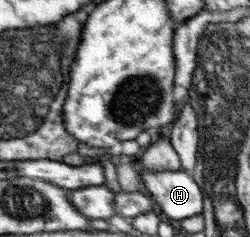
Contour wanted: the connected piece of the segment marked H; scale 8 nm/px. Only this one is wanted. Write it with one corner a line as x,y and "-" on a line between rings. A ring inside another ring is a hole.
140,169
148,197
159,205
168,218
180,219
202,211
201,186
184,170

